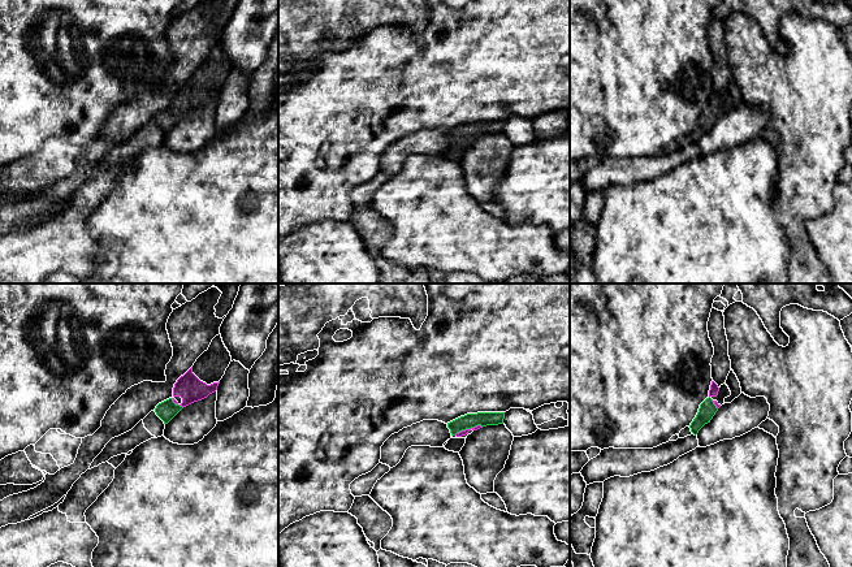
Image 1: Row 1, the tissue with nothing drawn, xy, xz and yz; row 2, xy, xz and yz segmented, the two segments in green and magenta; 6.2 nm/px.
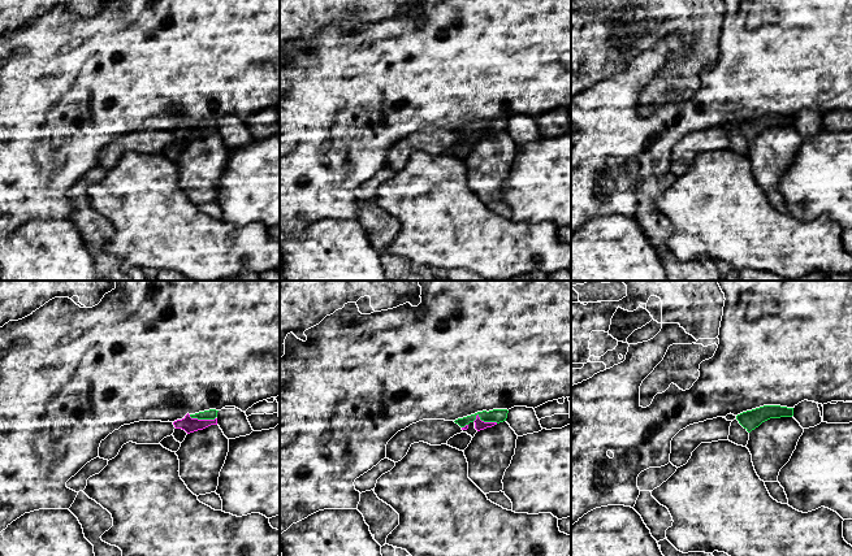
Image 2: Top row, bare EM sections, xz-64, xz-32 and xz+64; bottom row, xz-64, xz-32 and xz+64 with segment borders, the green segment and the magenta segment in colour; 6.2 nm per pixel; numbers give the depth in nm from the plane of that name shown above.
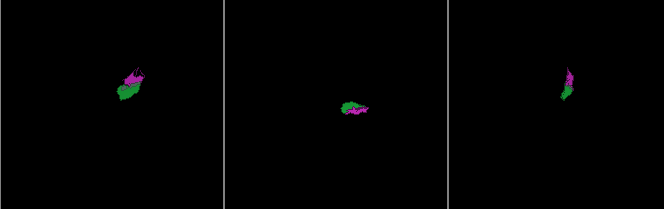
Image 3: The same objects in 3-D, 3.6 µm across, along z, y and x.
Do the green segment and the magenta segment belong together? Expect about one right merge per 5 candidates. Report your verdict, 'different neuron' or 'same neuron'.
same neuron

